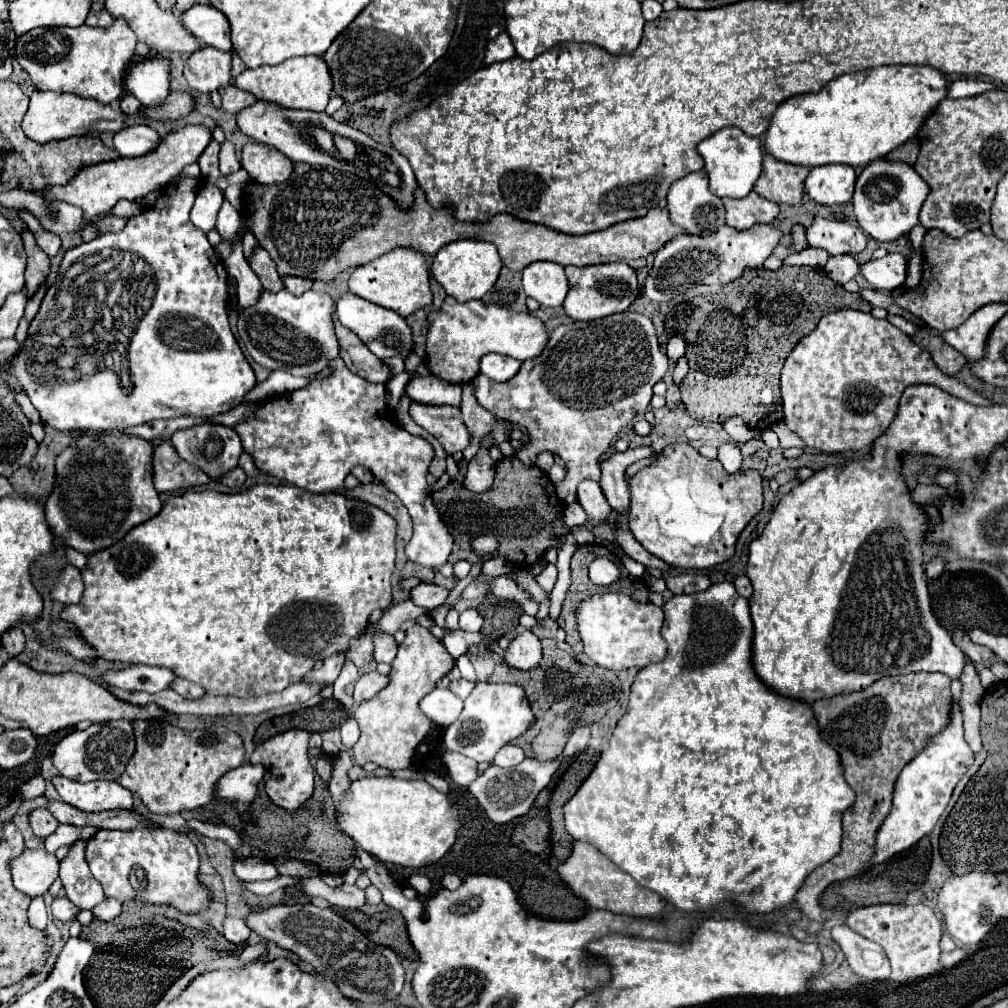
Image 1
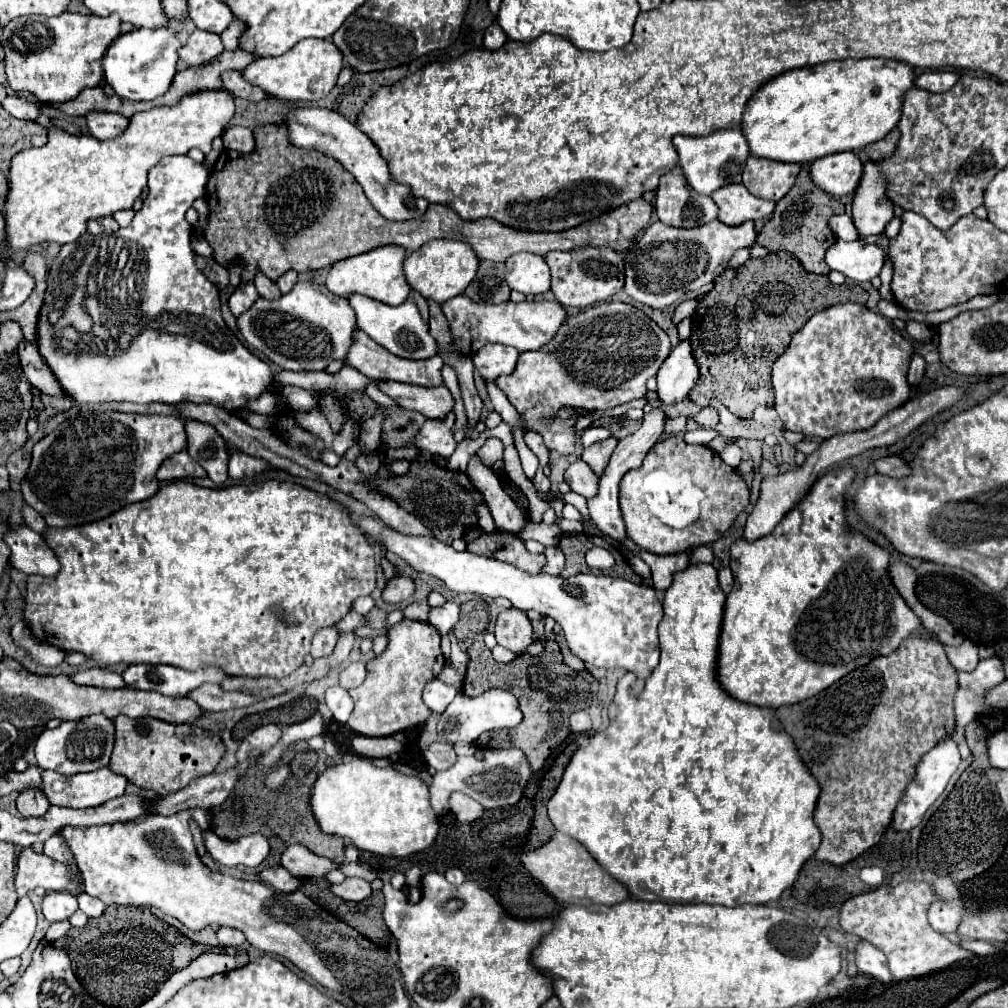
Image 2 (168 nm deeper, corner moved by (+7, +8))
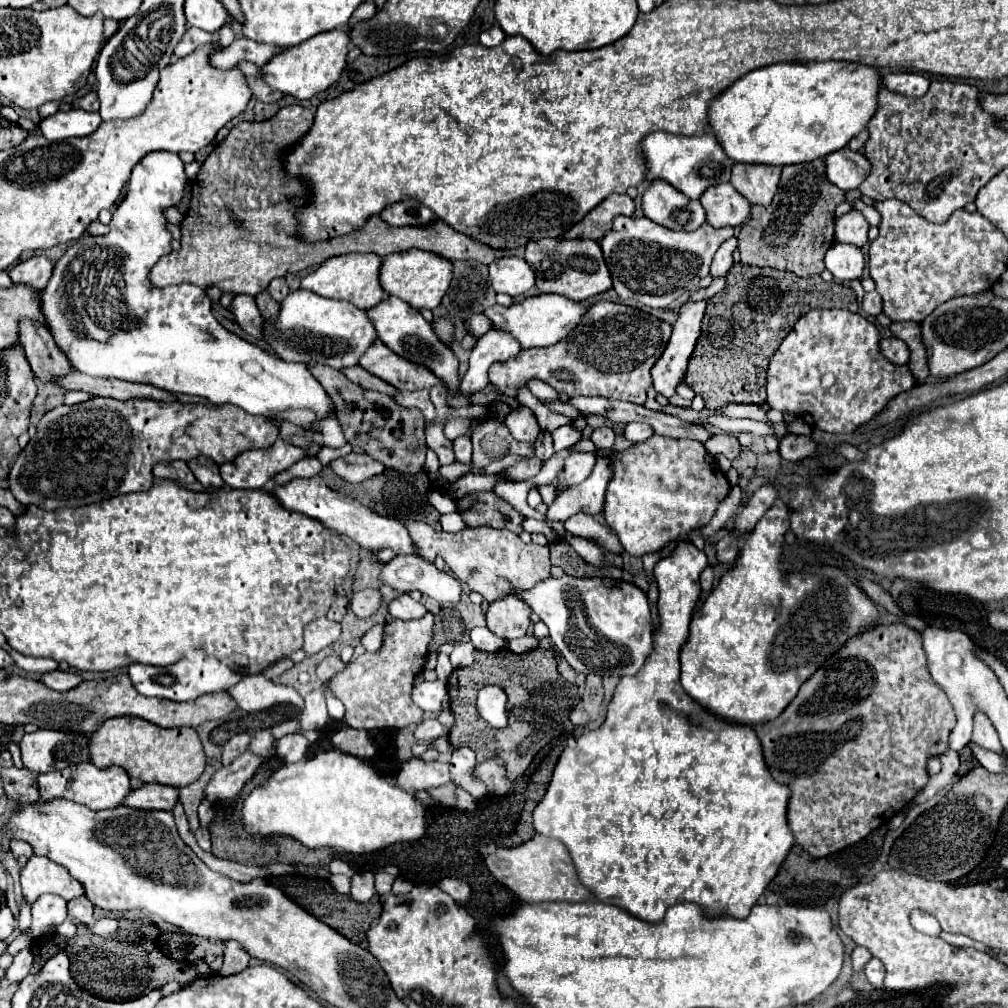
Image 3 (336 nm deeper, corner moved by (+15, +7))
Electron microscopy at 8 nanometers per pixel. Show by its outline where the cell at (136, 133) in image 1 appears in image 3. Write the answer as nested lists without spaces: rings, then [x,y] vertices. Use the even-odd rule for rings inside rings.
[[[80,108],[68,112],[56,112],[42,120],[42,134],[48,140],[64,140],[72,136],[88,136],[102,124],[98,112],[86,112]]]

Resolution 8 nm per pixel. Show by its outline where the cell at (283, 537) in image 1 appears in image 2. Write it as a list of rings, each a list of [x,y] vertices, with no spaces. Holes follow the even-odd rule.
[[[174,481],[162,485],[158,493],[146,501],[138,501],[122,507],[120,511],[104,517],[100,521],[74,525],[74,527],[46,527],[44,541],[56,553],[60,561],[60,571],[54,577],[30,575],[26,581],[28,599],[24,605],[24,621],[30,633],[40,641],[62,651],[80,651],[86,657],[102,665],[116,663],[152,663],[152,665],[174,665],[180,669],[198,669],[202,659],[214,659],[232,677],[286,677],[300,665],[304,665],[304,655],[310,651],[312,633],[318,627],[336,625],[352,607],[354,599],[360,595],[370,595],[376,587],[376,563],[374,551],[366,537],[350,523],[348,511],[328,497],[320,497],[292,481],[260,481],[250,485],[232,485],[224,489],[206,489],[192,485],[188,481]]]

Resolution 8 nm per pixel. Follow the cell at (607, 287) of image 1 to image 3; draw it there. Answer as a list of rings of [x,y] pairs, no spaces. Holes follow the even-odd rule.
[[[542,238],[526,244],[526,262],[536,272],[536,288],[546,294],[560,294],[574,302],[582,302],[590,296],[602,294],[612,288],[612,278],[604,262],[602,250],[594,240],[556,240]]]

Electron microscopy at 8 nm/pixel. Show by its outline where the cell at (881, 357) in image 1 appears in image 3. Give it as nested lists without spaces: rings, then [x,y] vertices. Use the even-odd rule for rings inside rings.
[[[834,308],[804,314],[770,358],[766,404],[830,434],[854,432],[892,398],[916,384],[908,366],[886,362],[880,354],[880,338],[874,322],[848,310]]]

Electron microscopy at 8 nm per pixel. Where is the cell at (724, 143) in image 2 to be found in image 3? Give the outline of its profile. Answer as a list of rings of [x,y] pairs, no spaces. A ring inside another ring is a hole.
[[[654,132],[642,140],[642,150],[648,166],[648,180],[662,178],[688,198],[700,198],[708,186],[730,182],[734,162],[724,154],[724,148],[712,134],[672,136],[668,132]]]

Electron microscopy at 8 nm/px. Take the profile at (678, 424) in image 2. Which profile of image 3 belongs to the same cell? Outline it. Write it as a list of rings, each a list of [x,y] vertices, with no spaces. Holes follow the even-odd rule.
[[[638,422],[628,424],[626,430],[624,430],[624,436],[626,436],[630,442],[644,442],[644,440],[648,440],[652,434],[654,434],[654,432],[652,432],[652,426],[648,426],[648,424],[638,424]]]

